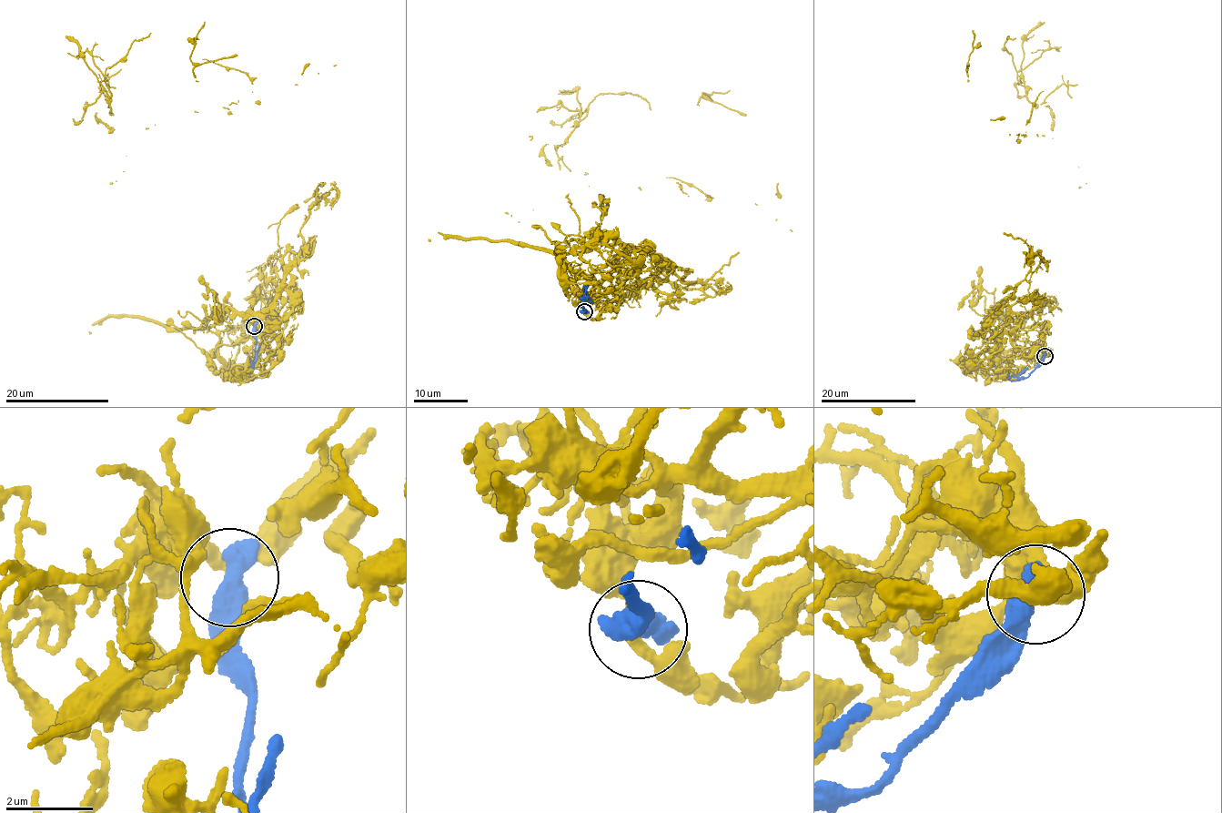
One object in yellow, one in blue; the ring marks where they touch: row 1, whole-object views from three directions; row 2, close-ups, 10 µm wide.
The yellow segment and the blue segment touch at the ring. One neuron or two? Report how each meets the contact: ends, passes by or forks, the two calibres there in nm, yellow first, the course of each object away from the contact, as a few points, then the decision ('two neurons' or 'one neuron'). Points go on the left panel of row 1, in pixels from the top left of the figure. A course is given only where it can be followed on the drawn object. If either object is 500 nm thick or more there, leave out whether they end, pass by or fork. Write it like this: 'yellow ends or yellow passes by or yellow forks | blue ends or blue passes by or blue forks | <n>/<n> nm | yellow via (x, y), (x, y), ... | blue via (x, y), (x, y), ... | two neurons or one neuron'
240/600 nm | yellow via (254, 327), (123, 315), (126, 156), (95, 115), (135, 40), (237, 54) | blue via (254, 325), (257, 341), (253, 367), (250, 360) | one neuron

